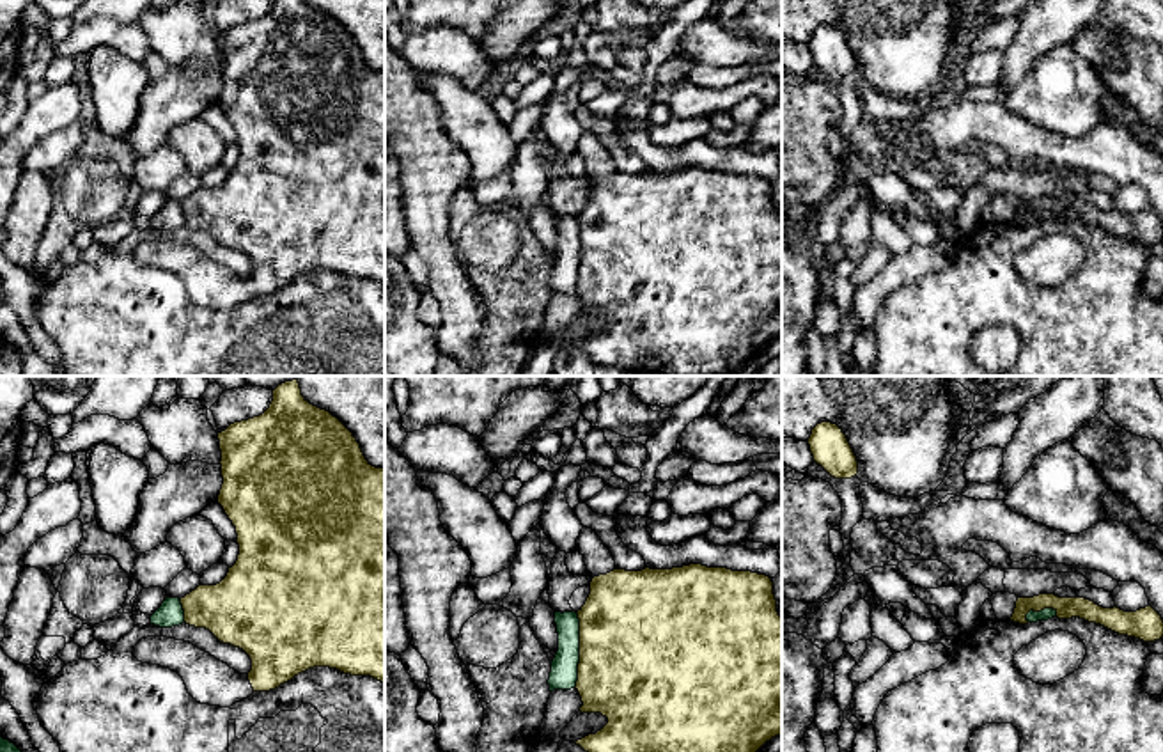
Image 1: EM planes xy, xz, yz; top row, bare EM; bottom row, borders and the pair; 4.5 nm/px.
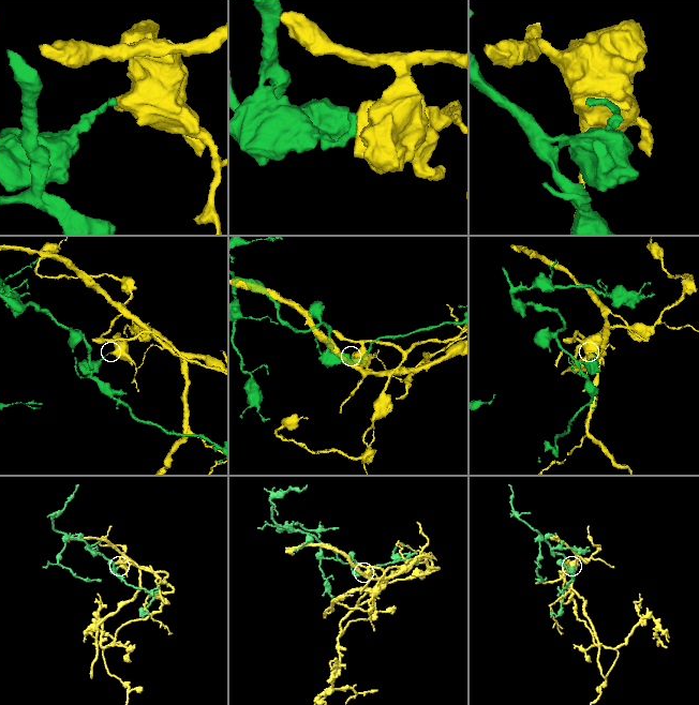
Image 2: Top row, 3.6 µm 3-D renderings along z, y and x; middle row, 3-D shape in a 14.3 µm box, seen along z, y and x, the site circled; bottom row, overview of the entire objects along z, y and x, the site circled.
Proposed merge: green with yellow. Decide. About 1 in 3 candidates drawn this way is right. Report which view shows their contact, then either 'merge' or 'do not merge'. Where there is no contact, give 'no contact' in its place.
meets green in xz; do not merge

